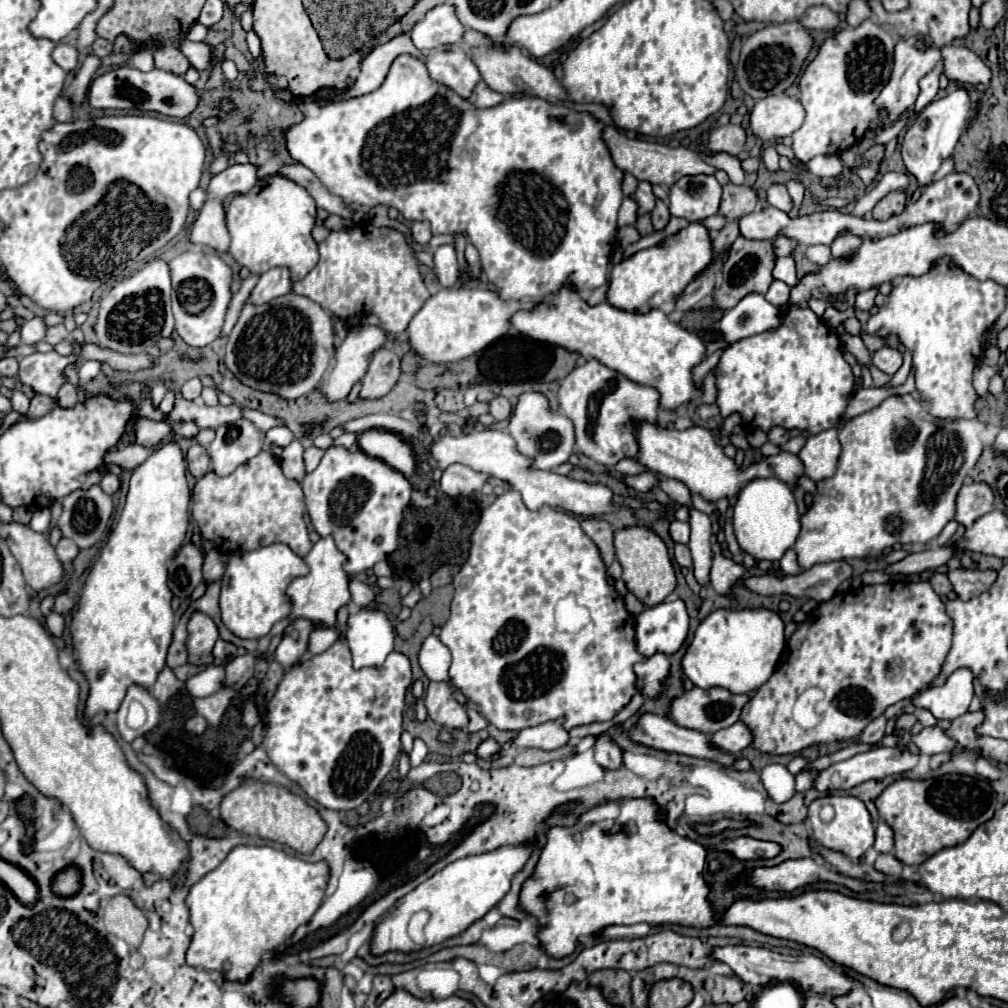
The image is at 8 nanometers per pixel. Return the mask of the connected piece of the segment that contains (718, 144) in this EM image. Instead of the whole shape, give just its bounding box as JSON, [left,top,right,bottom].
[706,124,746,158]

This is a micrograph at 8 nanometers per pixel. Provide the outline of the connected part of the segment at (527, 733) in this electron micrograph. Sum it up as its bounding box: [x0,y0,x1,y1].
[512,722,568,750]

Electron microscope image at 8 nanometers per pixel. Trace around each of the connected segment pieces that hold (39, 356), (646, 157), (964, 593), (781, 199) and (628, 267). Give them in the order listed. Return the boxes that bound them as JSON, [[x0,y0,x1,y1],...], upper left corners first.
[[18,350,80,398],[604,126,716,186],[946,568,998,600],[768,184,792,212],[606,222,716,312]]

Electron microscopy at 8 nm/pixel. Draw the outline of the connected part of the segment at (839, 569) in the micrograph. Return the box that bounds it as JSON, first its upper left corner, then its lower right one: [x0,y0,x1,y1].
[742,562,852,602]

